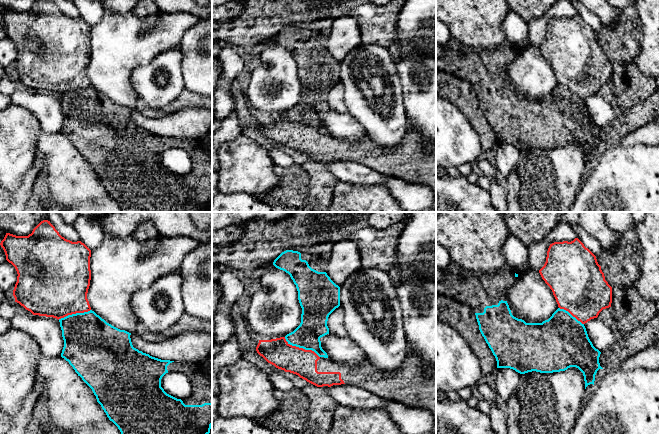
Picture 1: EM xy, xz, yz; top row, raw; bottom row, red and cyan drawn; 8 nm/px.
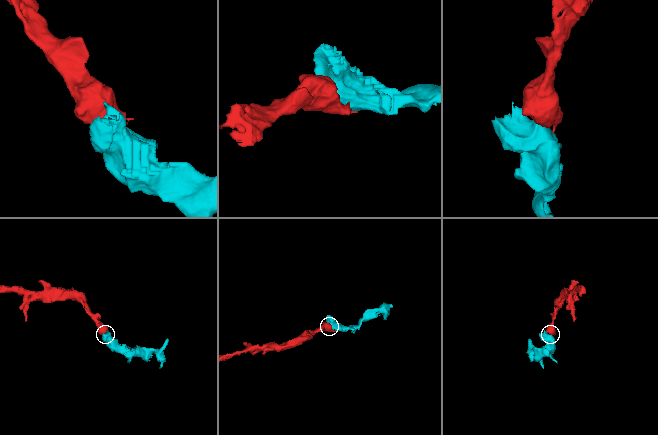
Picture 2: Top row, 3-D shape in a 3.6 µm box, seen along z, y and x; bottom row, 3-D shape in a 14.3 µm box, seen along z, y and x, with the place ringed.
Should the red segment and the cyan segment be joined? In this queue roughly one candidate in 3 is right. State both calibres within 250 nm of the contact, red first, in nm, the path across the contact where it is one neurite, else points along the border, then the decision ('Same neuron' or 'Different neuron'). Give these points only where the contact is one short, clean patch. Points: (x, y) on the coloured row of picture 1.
Thickness 220 nm (red) against 220 nm. Boundary: xz (284, 337), (290, 344), (311, 349), (319, 357). Different neuron

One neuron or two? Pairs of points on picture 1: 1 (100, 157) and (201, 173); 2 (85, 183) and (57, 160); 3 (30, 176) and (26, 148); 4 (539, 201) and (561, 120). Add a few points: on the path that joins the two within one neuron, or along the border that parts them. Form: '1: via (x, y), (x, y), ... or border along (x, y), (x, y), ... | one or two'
1: via (125, 165), (142, 182), (176, 182) | one
2: via (78, 181), (64, 167) | one
3: border along (38, 152), (16, 189) | two
4: border along (576, 143), (552, 148), (529, 148) | two

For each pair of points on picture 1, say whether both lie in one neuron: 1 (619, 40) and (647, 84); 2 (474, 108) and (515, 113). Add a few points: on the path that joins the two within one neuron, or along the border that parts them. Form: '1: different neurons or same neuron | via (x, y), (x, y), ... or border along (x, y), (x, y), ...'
1: same neuron | via (619, 57), (620, 82), (626, 88), (630, 88)
2: different neurons | border along (472, 87), (476, 93), (478, 105), (493, 129)

